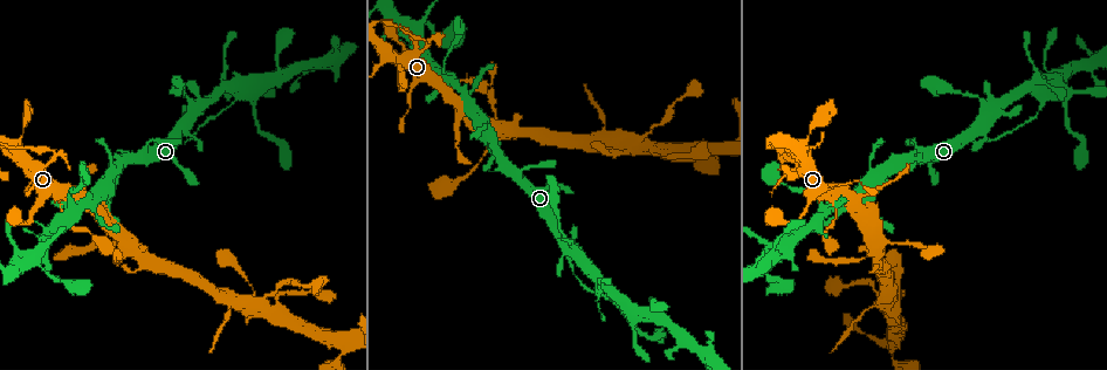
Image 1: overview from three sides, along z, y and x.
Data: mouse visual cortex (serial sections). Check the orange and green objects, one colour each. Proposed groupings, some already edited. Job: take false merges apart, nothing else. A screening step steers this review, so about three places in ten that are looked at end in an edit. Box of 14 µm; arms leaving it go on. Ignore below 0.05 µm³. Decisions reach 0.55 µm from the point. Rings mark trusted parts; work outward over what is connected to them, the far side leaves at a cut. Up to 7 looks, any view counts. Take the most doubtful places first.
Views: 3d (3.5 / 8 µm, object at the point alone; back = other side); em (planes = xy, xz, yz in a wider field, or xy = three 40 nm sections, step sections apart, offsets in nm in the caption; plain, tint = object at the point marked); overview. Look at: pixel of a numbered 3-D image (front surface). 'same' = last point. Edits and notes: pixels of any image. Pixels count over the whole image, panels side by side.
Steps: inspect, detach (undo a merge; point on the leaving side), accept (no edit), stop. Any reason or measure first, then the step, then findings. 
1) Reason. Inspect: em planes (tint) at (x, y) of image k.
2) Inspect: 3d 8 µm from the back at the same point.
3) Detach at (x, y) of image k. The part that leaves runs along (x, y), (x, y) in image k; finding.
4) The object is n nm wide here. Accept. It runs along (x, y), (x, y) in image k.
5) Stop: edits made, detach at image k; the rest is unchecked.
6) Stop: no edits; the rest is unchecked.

Thin arm on a thick one. Inspect: 3d 3.5 µm at (801, 145) of image 1.

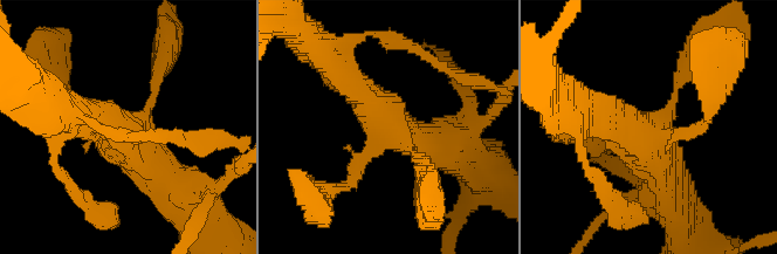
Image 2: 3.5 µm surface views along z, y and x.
4 arms meet here; the arms are 100, 200, 400, 500 nm wide. Inspect: em xy step 1 (plain) at (658, 125) of image 2.

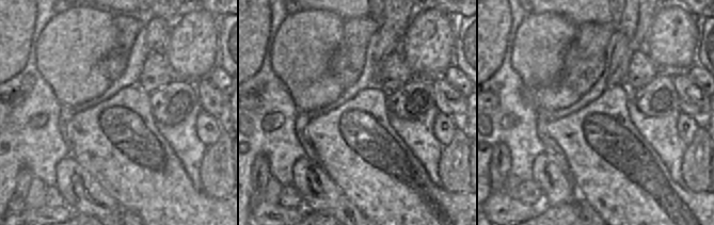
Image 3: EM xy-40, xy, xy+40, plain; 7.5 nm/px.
With the object marked. Inspect: em xy step 1 (tint) at the same point.

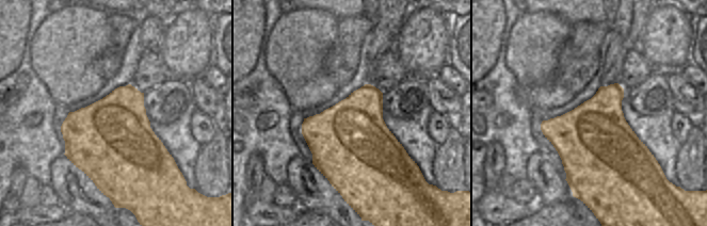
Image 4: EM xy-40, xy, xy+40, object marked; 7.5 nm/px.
Accept. It runs along (191, 203), (111, 123), (82, 116) in image 2; one cell here.

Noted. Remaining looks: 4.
Four-way junction. Inspect: 3d 8 µm at (60, 191) of image 1.

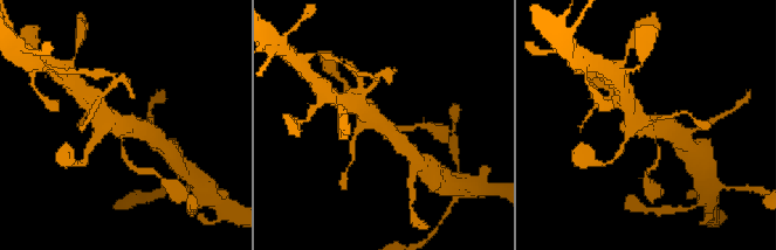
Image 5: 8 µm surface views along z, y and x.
Zoom in. Inspect: 3d 3.5 µm at (123, 123) of image 5.

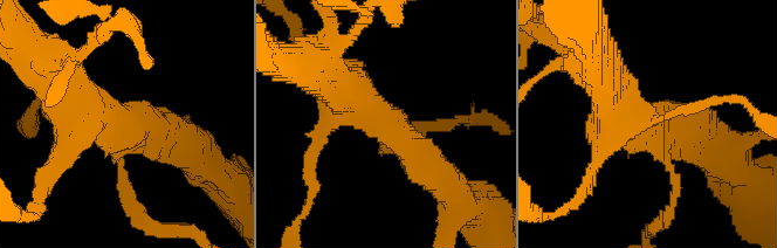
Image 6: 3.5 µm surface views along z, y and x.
The arms are 150, 200, 500, 500 nm wide. Accept. It runs along (331, 83), (404, 137), (444, 179) in image 6; continuous, no second cell.

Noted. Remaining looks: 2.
Thin arm on a thick one. Inspect: 3d 3.5 µm at (265, 300) of image 1.

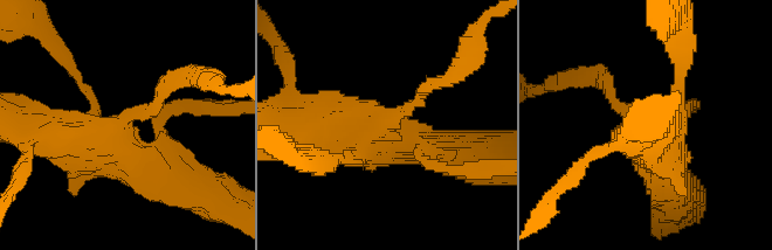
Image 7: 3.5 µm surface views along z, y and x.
Accept. It runs along (41, 127), (177, 186) in image 7; continuous, no second cell.

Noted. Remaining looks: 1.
Stop: no edits; the rest is unchecked.

